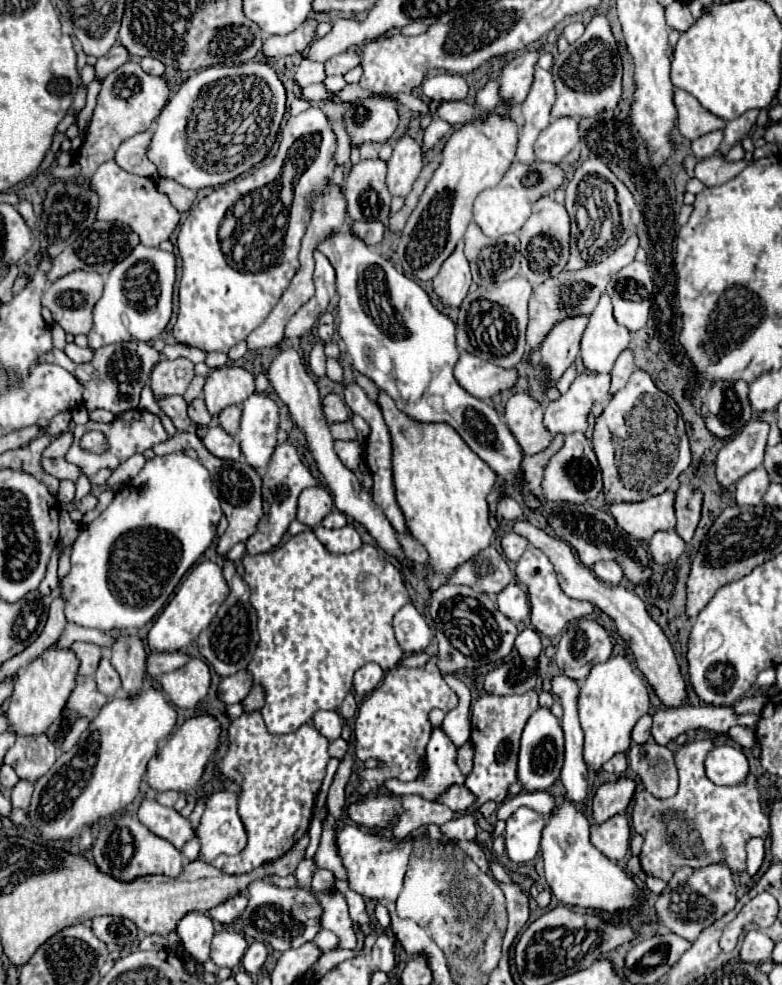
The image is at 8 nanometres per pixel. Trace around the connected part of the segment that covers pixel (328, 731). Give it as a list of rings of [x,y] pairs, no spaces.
[[[321,711],[313,715],[313,723],[317,727],[317,731],[327,737],[329,741],[337,739],[341,735],[341,727],[343,727],[343,717],[339,711]]]

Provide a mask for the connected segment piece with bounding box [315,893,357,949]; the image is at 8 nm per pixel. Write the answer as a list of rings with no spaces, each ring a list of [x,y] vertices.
[[[315,893],[321,901],[323,915],[321,915],[321,925],[323,929],[333,931],[339,937],[339,949],[355,949],[357,947],[357,933],[353,929],[353,921],[347,913],[347,903],[341,893],[333,895],[319,895]]]

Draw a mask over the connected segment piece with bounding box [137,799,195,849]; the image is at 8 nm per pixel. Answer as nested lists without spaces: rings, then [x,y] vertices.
[[[145,799],[137,811],[137,817],[151,833],[171,841],[177,849],[195,837],[195,831],[187,817],[183,817],[173,807],[159,805],[157,801]]]

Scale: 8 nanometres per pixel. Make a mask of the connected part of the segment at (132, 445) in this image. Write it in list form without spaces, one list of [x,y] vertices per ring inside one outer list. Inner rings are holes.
[[[145,409],[125,411],[125,413],[121,413],[119,417],[115,417],[111,423],[93,423],[93,421],[89,421],[87,425],[77,425],[77,427],[73,429],[73,435],[75,435],[75,439],[73,439],[73,445],[71,445],[71,449],[69,449],[69,453],[67,453],[65,459],[71,461],[71,463],[75,463],[75,465],[79,465],[81,471],[83,471],[89,479],[91,479],[99,469],[103,469],[103,467],[117,469],[117,467],[119,467],[123,461],[127,461],[131,455],[143,453],[145,449],[153,449],[157,443],[163,443],[163,441],[167,439],[167,433],[165,433],[165,429],[163,429],[163,425],[161,425],[161,419],[159,419],[157,415],[145,411]],[[91,429],[103,431],[103,433],[107,435],[107,443],[109,443],[109,451],[107,451],[107,453],[103,453],[103,455],[93,455],[93,453],[87,453],[87,451],[83,451],[83,449],[79,447],[79,437],[81,437],[85,431],[91,431]]]

